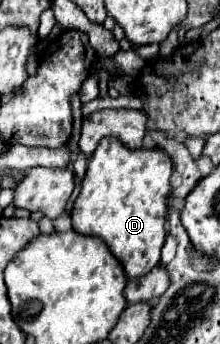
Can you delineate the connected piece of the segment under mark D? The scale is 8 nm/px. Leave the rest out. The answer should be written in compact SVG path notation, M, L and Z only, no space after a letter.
M103 138L99 142L97 150L93 152L93 156L89 158L87 174L81 184L81 194L77 196L77 200L73 204L73 212L71 212L73 228L79 234L89 234L89 236L101 238L109 246L113 256L123 264L129 278L145 276L161 260L161 248L163 248L165 236L167 236L165 220L167 220L167 212L169 212L167 198L171 192L171 184L169 184L171 174L173 174L173 162L169 160L169 156L163 150L159 150L159 148L131 150L125 144L121 144L121 140L117 140L117 138Z

